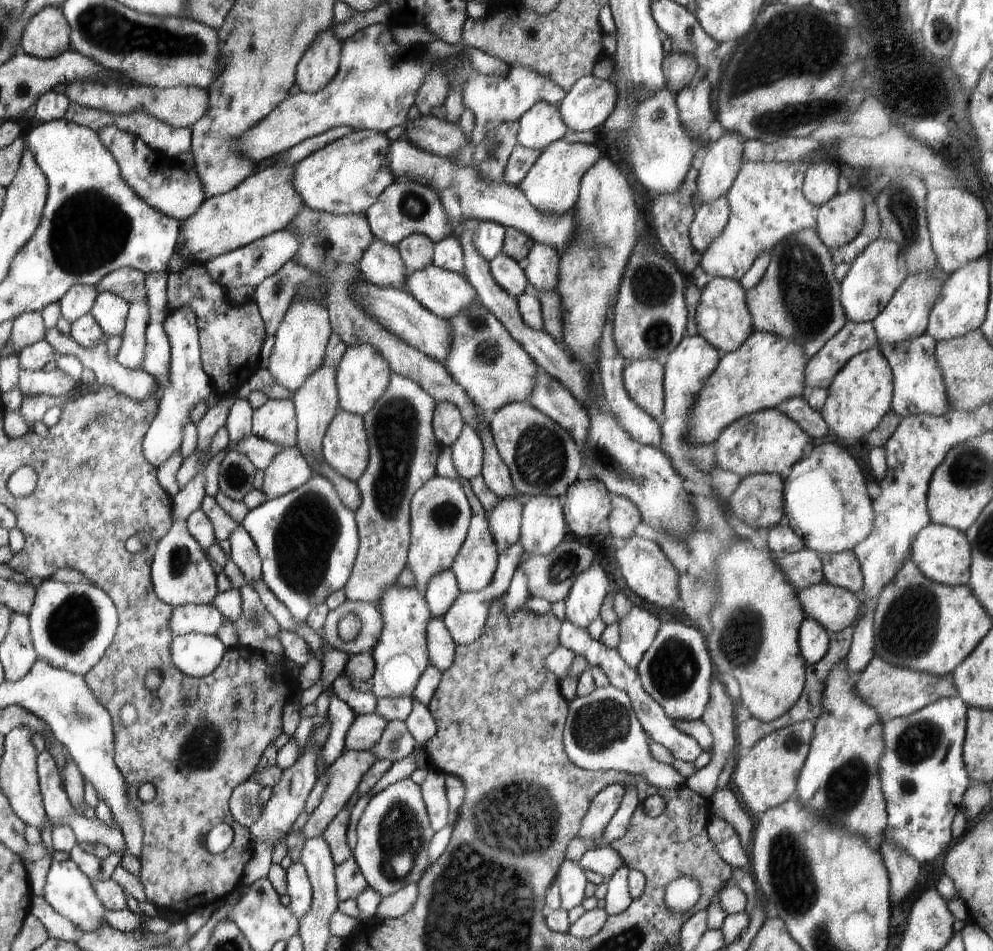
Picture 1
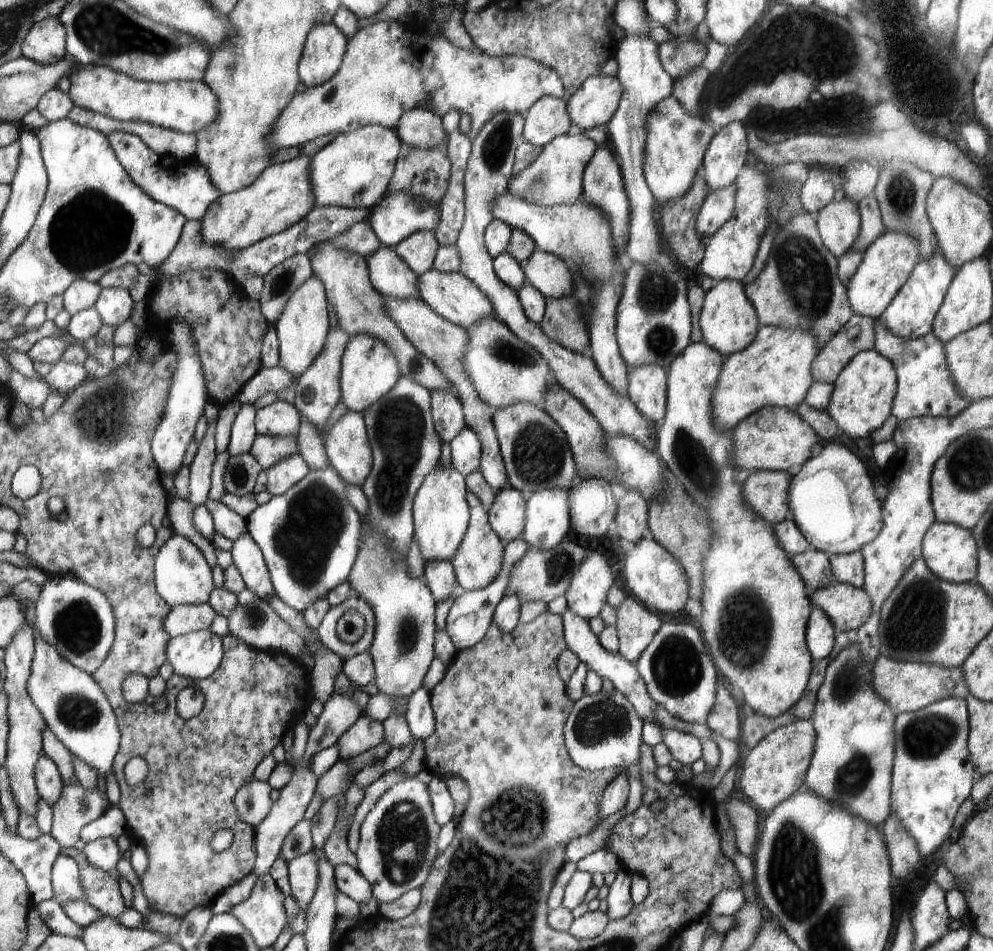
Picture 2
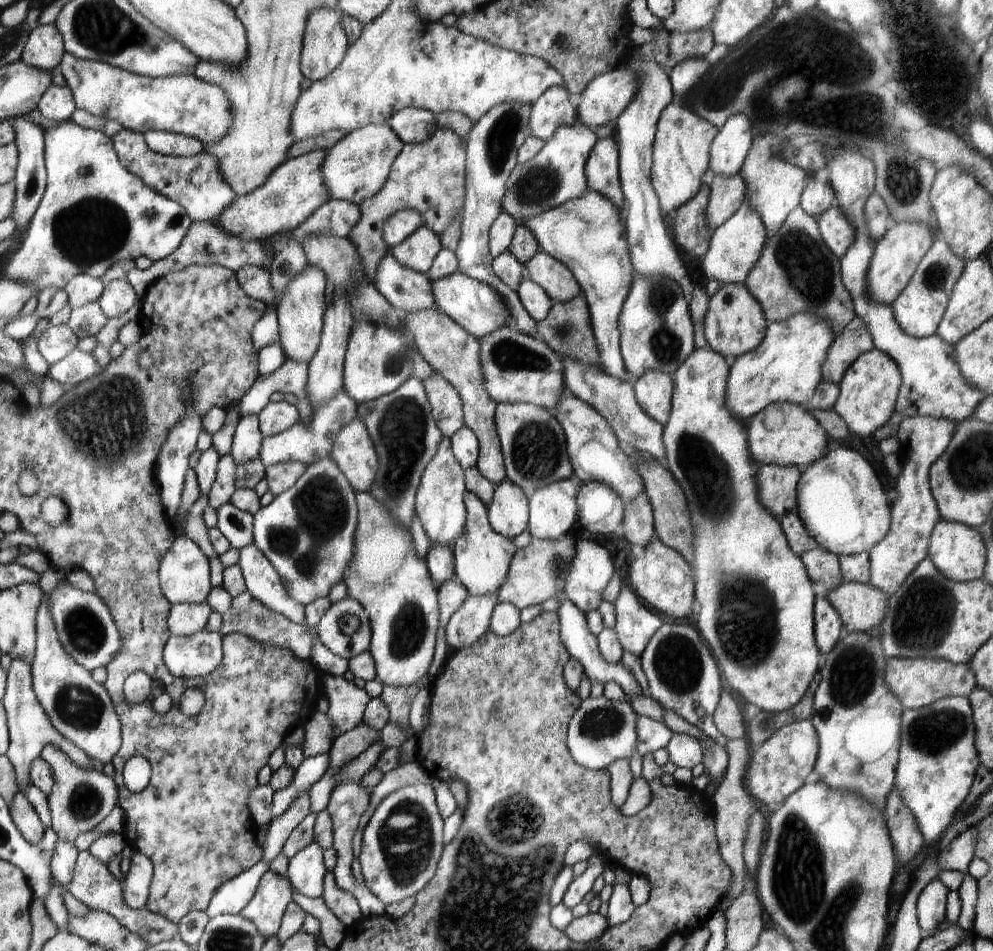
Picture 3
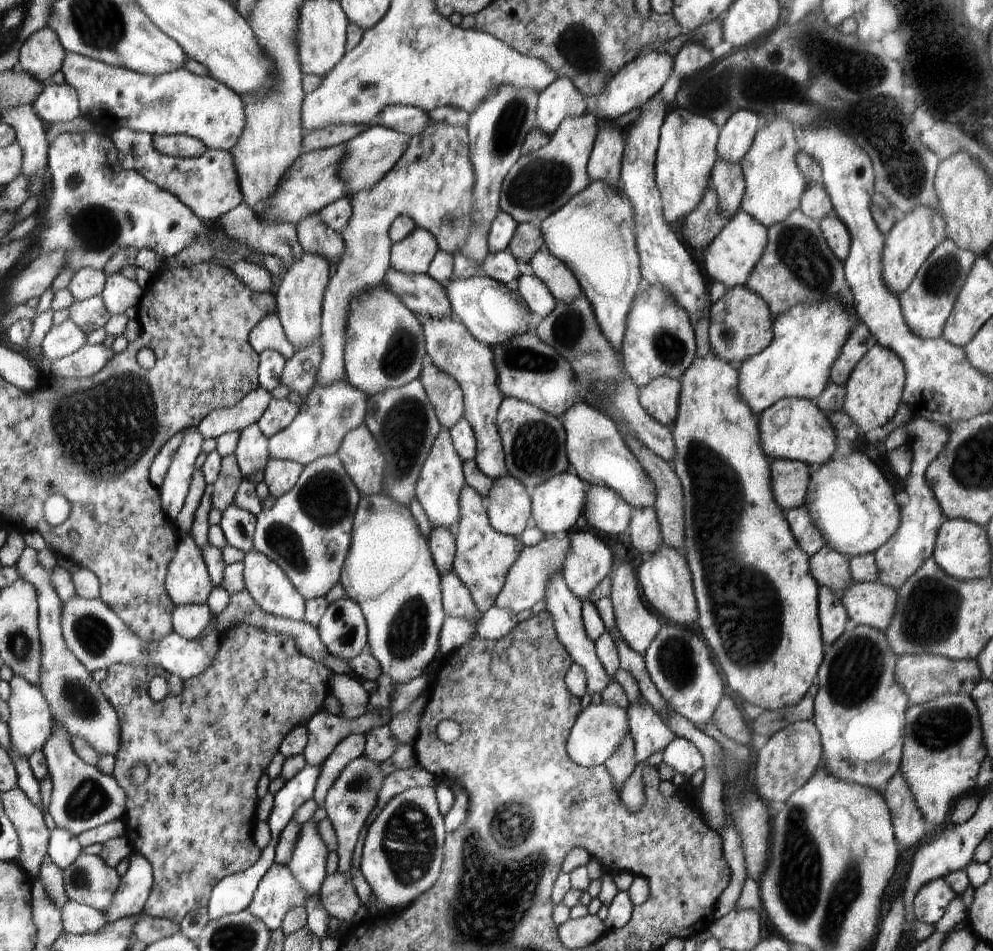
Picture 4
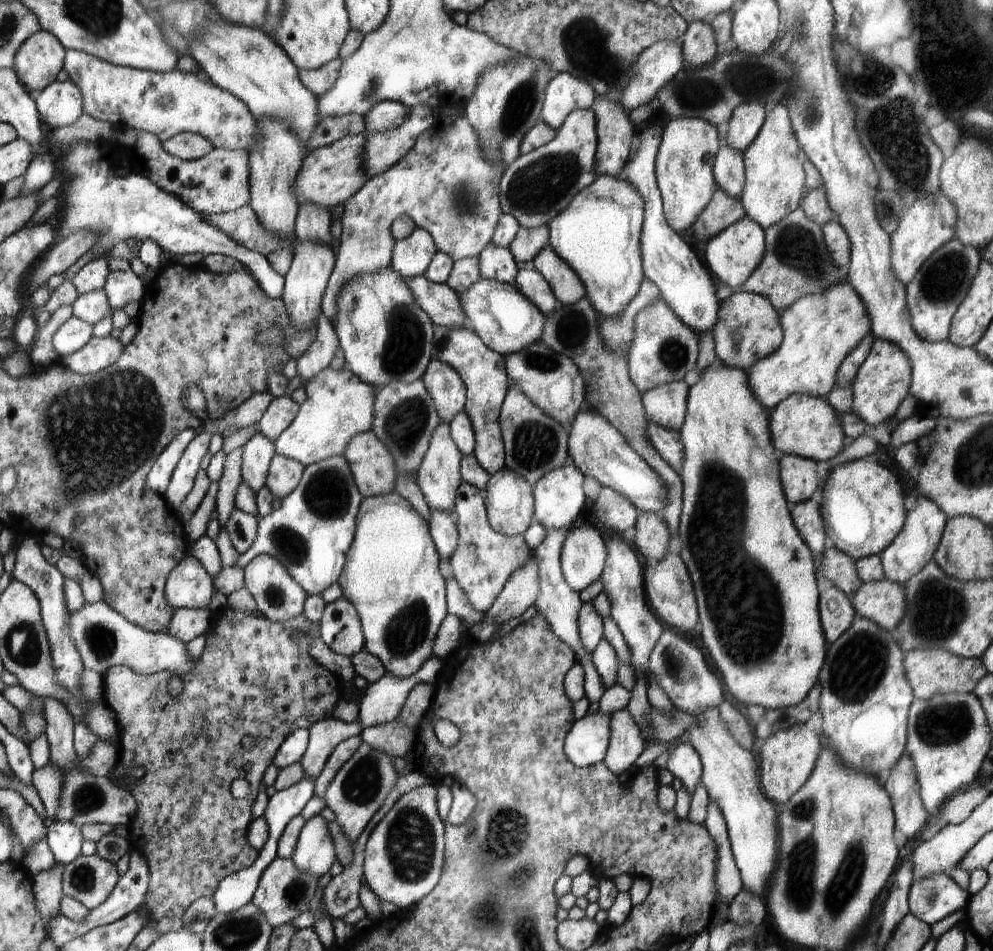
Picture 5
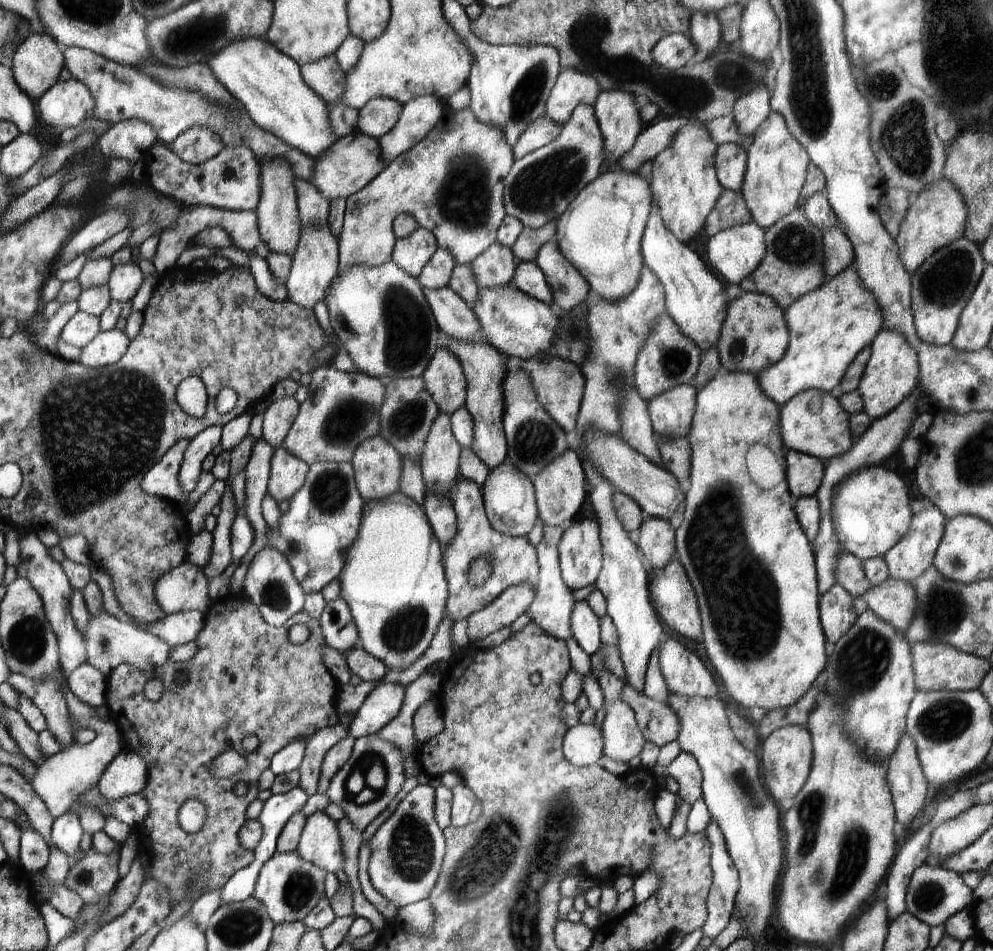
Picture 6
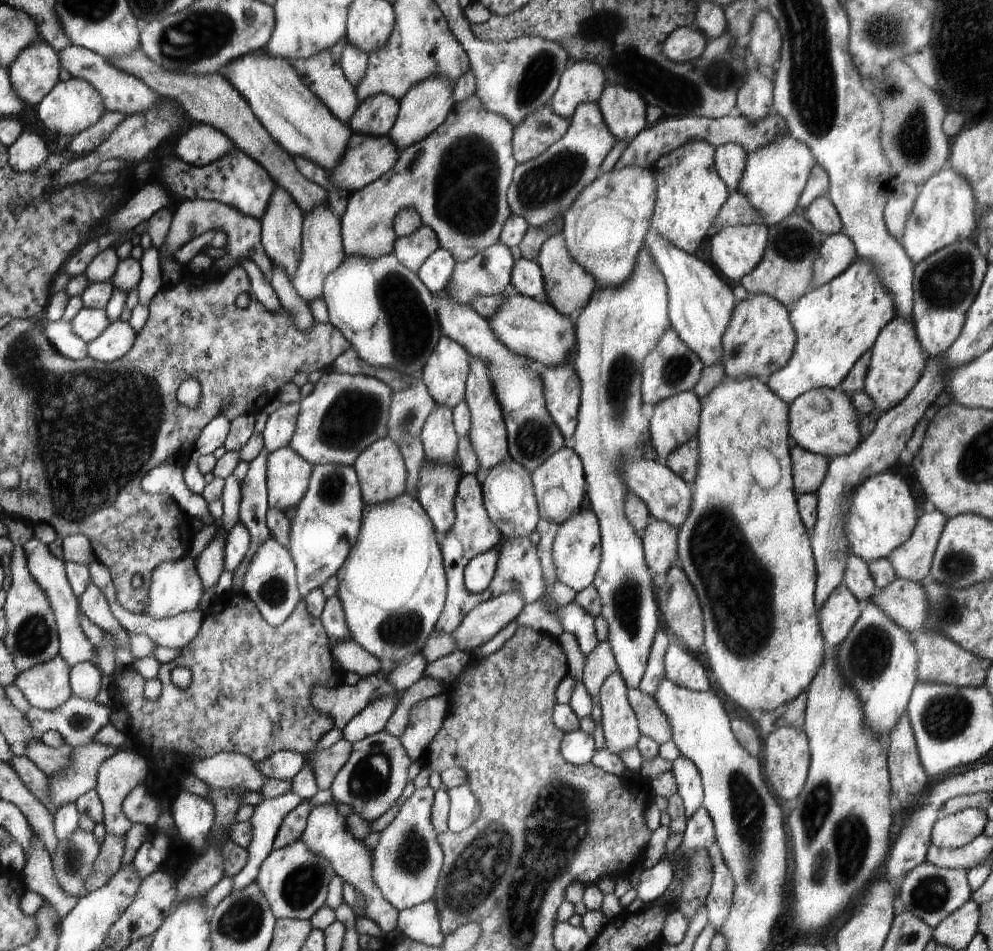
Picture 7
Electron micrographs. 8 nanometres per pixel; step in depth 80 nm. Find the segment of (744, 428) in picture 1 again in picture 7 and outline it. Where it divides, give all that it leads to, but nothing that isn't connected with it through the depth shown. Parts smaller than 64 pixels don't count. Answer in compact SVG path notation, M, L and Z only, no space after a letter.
M812 389L789 404L789 431L791 442L828 460L854 452L862 440L859 414L851 395L840 389Z

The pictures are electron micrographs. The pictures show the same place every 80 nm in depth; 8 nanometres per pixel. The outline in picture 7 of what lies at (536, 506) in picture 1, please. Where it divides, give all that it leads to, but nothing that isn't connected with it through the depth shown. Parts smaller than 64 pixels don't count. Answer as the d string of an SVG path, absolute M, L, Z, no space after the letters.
M568 444L531 473L537 491L537 499L540 503L541 519L548 519L560 524L574 511L579 510L582 496L586 493L583 464L576 451L570 448Z

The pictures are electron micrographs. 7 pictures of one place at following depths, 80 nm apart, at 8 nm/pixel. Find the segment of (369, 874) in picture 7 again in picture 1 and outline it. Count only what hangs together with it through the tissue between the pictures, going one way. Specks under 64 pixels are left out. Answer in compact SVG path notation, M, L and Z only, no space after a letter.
M298 861L288 868L288 896L290 896L290 910L299 920L303 919L312 908L313 885L309 879L309 871L304 863Z

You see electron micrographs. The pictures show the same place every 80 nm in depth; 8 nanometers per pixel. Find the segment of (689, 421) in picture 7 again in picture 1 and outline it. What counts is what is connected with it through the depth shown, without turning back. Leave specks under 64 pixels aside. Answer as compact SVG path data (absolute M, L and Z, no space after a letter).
M652 359L634 361L626 365L623 374L633 401L658 422L662 422L665 414L665 388L662 388L665 368L662 368L662 364Z

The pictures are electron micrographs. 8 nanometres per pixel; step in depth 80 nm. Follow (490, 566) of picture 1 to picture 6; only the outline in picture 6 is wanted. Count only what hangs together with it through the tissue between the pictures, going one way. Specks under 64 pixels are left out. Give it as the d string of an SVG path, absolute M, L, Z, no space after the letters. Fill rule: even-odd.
M459 478L454 484L452 493L452 501L455 513L457 514L457 534L452 538L451 543L446 546L446 563L445 574L448 576L449 598L445 606L445 618L454 621L464 620L469 614L476 613L484 606L488 606L492 601L500 597L506 589L527 583L534 590L539 585L540 566L536 557L536 547L529 541L527 535L521 537L513 537L502 534L494 530L489 523L484 505L483 494L481 493L480 485L477 485L473 480ZM490 555L493 560L492 576L481 586L477 587L469 583L468 569L469 564L479 556Z

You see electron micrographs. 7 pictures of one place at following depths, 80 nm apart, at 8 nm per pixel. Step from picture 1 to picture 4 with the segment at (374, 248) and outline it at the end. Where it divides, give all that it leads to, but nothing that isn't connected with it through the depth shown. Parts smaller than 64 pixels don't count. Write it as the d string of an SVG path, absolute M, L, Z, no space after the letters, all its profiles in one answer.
M391 266L385 274L384 286L399 294L405 305L421 318L453 318L445 284L436 282L429 274L406 274Z

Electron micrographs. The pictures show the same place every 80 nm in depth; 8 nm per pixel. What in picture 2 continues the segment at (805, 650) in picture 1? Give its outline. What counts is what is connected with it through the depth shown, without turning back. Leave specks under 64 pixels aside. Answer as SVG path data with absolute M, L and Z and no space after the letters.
M818 605L812 606L805 637L814 659L826 658L833 651L835 636L834 623Z

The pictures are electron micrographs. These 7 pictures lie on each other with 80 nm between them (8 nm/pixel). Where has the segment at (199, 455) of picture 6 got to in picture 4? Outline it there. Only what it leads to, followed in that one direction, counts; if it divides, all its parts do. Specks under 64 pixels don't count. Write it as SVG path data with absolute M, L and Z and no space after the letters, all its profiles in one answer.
M198 428L187 429L186 436L172 457L166 478L163 479L161 490L162 506L165 513L174 521L185 503L190 490L194 462L202 451L203 436Z

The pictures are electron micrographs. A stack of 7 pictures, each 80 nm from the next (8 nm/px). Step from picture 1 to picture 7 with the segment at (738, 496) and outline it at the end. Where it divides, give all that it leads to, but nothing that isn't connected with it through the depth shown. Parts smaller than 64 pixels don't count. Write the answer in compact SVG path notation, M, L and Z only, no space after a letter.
M794 443L791 444L791 459L796 494L816 493L826 476L829 460Z

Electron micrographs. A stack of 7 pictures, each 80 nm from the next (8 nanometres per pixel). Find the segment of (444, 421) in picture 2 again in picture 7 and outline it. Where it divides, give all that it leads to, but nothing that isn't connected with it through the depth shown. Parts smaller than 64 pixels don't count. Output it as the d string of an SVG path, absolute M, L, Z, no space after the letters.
M442 336L422 368L422 379L437 404L453 409L465 398L468 371L469 352L449 336Z

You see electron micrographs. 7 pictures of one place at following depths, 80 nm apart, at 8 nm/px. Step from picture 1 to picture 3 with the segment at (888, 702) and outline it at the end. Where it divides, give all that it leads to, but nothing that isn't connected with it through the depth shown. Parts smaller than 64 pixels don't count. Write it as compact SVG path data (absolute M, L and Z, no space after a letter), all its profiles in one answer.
M887 657L885 683L887 688L898 696L903 710L917 709L949 696L968 697L977 687L975 674L972 672L969 663L952 664L947 660L937 658L903 659Z

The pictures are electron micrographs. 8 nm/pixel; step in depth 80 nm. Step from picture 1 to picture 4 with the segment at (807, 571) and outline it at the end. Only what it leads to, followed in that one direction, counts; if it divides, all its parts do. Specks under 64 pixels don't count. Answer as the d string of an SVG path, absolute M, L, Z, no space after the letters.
M824 545L809 560L810 572L818 585L827 586L839 595L854 584L849 567L849 557Z

